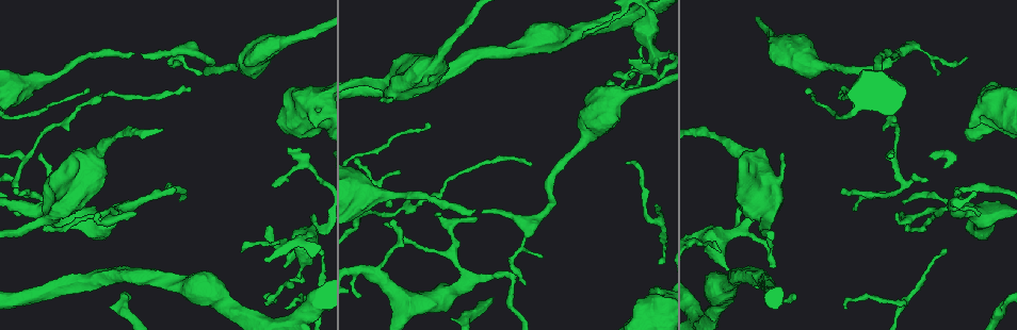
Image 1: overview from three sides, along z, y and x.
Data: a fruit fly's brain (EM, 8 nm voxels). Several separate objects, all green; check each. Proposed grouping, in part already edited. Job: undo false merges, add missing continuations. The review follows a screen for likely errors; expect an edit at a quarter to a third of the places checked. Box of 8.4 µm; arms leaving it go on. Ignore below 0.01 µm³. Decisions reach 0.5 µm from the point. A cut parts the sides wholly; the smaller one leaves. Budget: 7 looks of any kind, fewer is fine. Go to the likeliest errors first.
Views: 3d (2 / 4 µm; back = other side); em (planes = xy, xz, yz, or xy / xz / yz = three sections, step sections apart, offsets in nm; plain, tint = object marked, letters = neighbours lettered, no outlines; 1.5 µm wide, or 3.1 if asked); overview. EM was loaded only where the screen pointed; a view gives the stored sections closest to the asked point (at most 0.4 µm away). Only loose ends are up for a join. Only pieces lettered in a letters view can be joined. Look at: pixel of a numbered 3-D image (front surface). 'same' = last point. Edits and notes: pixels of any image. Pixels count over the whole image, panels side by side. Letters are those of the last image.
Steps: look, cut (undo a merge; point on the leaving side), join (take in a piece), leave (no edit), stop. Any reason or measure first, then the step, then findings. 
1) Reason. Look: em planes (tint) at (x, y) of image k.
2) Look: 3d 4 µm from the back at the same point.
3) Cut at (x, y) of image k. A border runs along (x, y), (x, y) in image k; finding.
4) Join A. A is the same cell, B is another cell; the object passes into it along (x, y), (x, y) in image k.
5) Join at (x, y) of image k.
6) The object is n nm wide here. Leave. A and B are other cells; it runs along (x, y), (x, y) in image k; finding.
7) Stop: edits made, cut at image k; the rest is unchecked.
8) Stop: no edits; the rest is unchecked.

Thin end. Look: 3d 2 µm at (629, 164) of image 1.

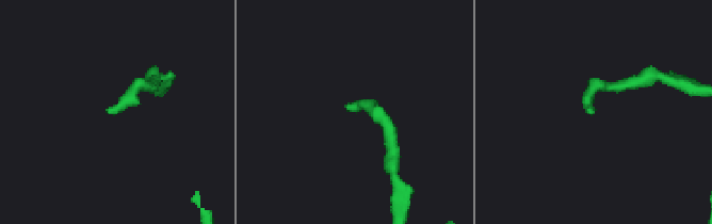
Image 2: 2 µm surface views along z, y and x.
Look: em xy step 4 (tint) at (349, 108) of image 2.

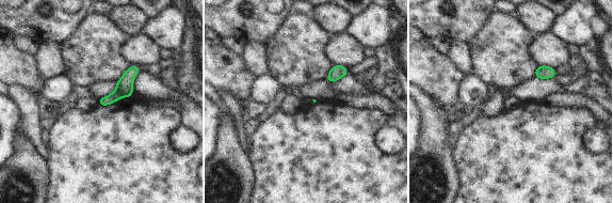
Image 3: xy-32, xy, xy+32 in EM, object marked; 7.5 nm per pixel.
Another direction. Look: em planes (letters) at the same point.

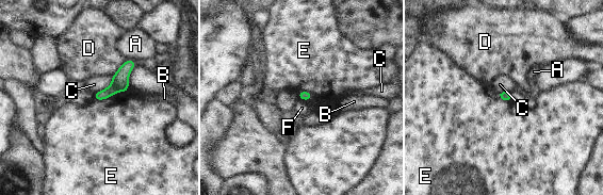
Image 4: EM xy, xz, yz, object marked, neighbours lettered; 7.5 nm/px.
The longest contact is with E, 260 nm. Leave. A, B, C, D, E and F are other cells; no lettered piece goes on from it.

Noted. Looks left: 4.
Tapers out. Look: 3d 2 µm at (41, 154) of image 1.

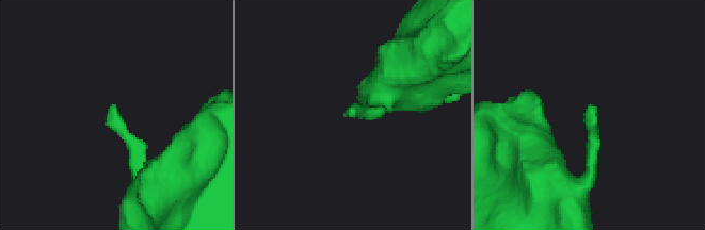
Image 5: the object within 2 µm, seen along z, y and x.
Shape alone is not enough. Look: em planes (letters) at (353, 113) of image 5.

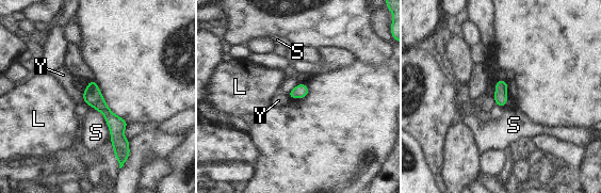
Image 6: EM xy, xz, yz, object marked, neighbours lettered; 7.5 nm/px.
Leave. L, S and Y are other cells; a border runs along (82, 95), (84, 101) in image 6; no lettered piece goes on from it.

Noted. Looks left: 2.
An open end. Look: em xy step 4 (tint) at (631, 59) of image 1.

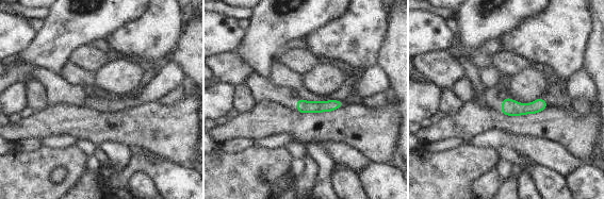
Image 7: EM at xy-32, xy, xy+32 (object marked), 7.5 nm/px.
Look: em planes (letters) at the same point.

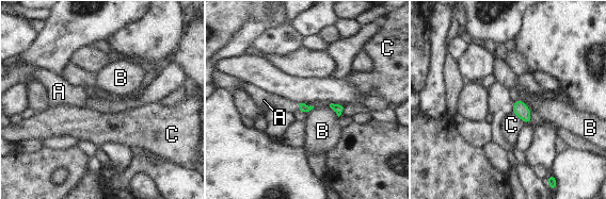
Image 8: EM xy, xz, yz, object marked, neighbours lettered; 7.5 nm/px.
Join A. A is the same cell, B and C are other cells; the neuron continues.

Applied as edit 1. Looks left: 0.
Stop: edits made, join at image 8; the rest is unchecked.

